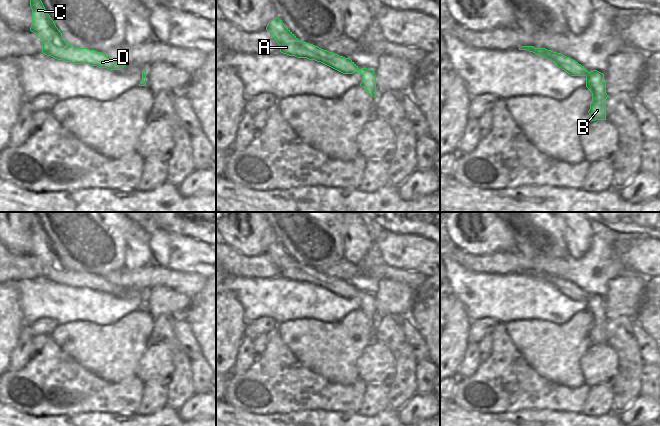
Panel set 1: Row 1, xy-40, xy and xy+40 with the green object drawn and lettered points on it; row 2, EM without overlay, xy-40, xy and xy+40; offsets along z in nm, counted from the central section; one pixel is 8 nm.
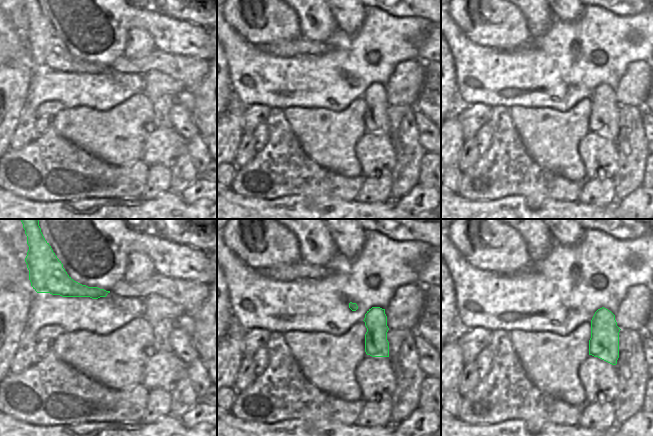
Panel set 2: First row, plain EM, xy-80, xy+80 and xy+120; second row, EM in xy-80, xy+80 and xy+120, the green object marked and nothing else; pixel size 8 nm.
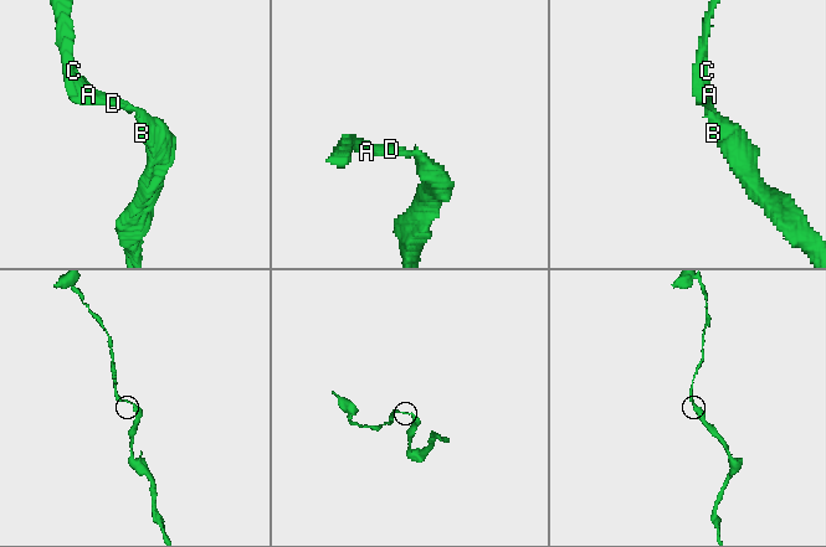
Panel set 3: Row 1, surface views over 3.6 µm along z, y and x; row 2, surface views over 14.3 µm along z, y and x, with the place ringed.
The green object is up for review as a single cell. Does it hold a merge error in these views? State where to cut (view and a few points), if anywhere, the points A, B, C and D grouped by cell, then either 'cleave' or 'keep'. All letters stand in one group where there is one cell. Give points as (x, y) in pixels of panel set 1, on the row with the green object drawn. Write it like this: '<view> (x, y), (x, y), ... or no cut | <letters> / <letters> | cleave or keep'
no cut | A B C D | keep

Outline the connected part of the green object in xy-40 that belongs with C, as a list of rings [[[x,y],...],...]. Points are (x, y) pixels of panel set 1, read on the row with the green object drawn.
[[[30,0],[32,25],[30,31],[42,41],[42,53],[73,64],[89,64],[109,70],[121,70],[125,64],[111,60],[104,53],[69,44],[46,11],[41,0]]]

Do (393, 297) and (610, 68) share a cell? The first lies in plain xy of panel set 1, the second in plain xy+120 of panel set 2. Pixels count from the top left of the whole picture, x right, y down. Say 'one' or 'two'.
two

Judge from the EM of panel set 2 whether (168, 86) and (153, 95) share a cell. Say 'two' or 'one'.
one

